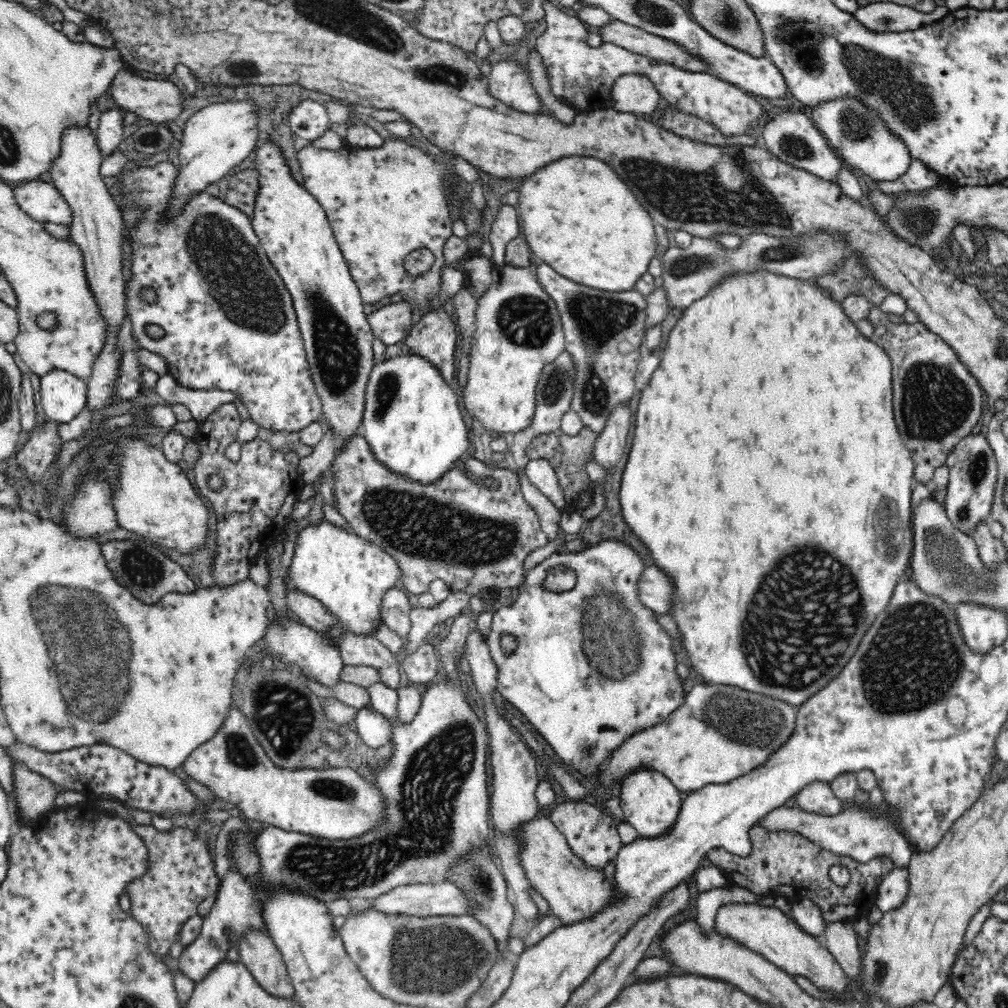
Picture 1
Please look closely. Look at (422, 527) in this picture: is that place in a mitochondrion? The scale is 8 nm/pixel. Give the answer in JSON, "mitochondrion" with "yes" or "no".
{"mitochondrion":"yes"}

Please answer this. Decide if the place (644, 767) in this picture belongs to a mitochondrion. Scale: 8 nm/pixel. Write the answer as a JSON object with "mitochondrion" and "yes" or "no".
{"mitochondrion":"no"}

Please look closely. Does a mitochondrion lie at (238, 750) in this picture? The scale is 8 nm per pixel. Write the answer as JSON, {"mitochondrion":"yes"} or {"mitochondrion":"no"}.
{"mitochondrion":"yes"}

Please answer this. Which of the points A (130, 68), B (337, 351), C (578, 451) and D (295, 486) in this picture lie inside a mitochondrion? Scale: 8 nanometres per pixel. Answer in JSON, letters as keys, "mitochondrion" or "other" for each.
{"A":"other","B":"mitochondrion","C":"other","D":"other"}

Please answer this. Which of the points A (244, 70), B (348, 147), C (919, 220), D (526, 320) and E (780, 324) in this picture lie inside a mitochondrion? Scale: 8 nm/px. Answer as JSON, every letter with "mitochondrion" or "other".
{"A":"mitochondrion","B":"other","C":"mitochondrion","D":"mitochondrion","E":"other"}

